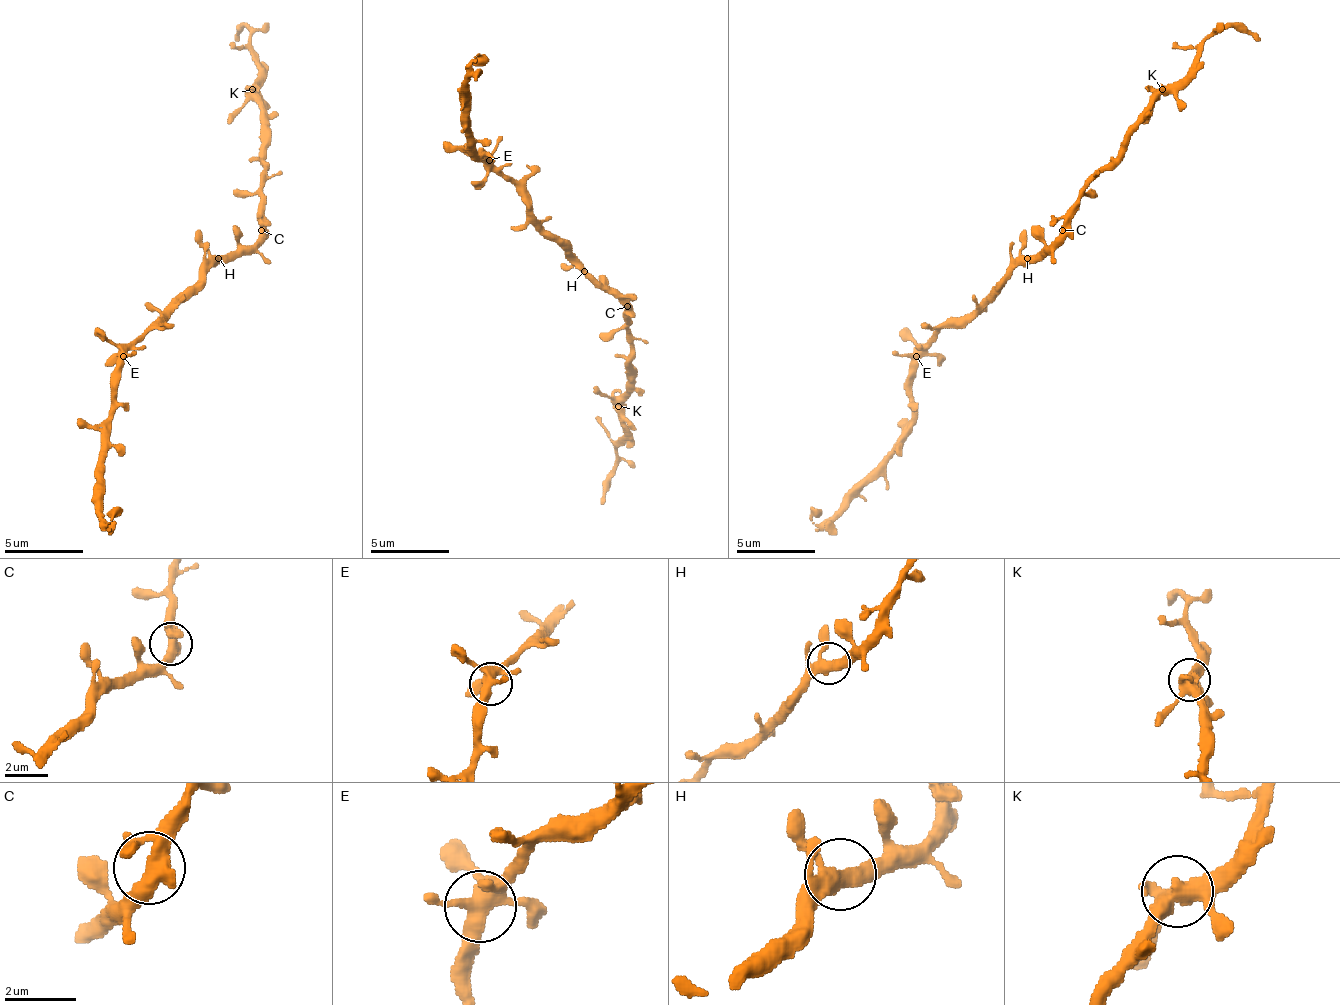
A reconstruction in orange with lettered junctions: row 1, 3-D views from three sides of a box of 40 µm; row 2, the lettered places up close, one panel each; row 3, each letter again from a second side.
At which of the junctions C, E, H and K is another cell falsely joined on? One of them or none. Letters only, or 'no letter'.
no letter

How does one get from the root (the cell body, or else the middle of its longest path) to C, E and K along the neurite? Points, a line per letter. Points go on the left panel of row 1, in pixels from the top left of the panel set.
C: (214, 266), (226, 262), (238, 250), (245, 250), (261, 230)
E: (214, 266), (123, 356)
K: (214, 266), (226, 262), (238, 250), (245, 250), (261, 234), (265, 108), (261, 96), (253, 88)

